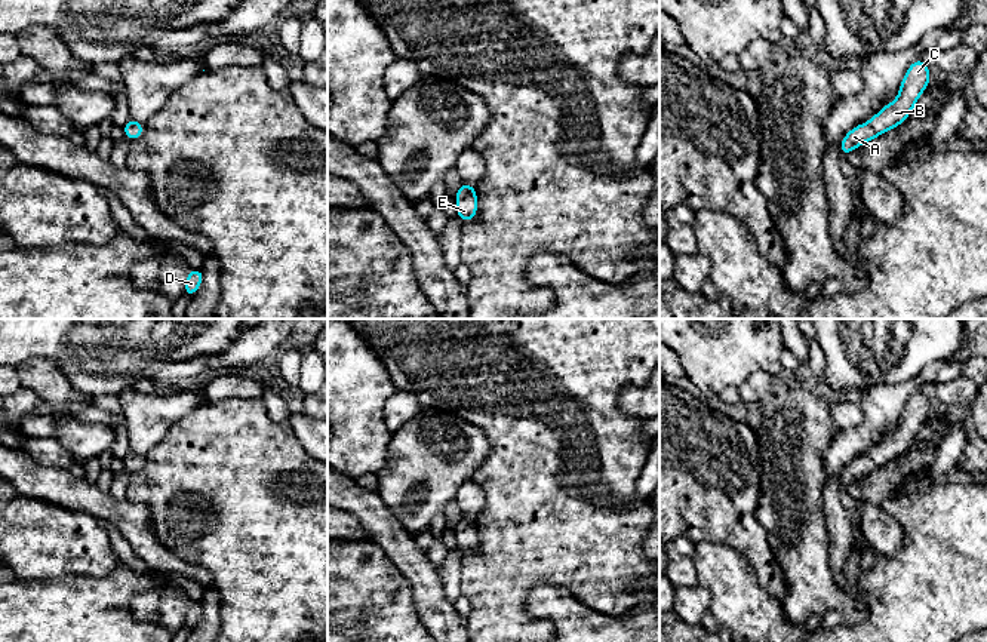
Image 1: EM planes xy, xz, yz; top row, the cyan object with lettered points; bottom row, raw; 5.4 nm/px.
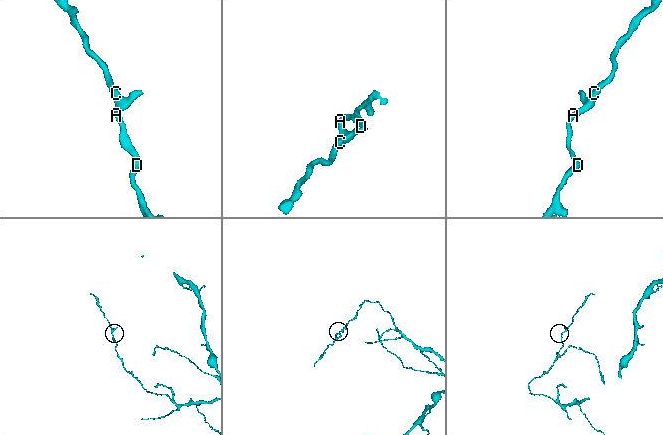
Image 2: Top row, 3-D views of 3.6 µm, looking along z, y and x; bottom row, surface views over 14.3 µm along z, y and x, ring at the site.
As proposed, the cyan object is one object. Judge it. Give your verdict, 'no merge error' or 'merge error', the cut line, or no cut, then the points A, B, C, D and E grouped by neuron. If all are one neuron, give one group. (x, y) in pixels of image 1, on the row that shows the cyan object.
no merge error; no cut; A B C D E

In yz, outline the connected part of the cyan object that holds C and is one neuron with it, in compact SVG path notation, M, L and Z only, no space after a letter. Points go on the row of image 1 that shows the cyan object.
M916 59L907 68L900 85L898 96L886 104L867 123L852 128L840 142L840 156L858 148L864 142L873 141L877 135L900 126L913 111L919 96L931 83L929 67L923 59Z

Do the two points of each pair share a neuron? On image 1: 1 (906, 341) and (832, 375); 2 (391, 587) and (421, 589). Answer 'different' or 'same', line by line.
1: same
2: different

